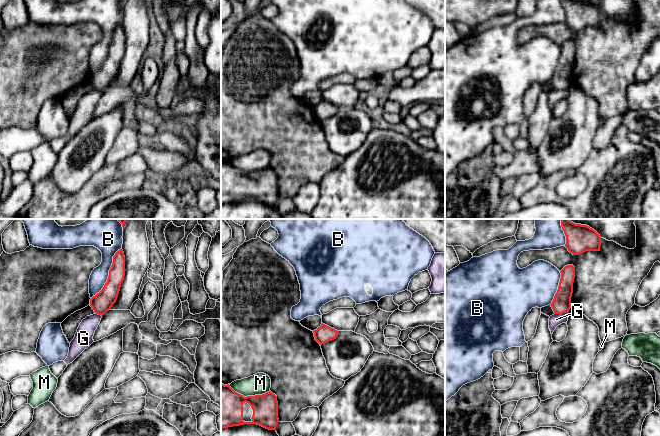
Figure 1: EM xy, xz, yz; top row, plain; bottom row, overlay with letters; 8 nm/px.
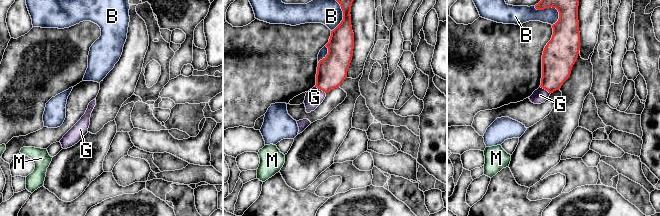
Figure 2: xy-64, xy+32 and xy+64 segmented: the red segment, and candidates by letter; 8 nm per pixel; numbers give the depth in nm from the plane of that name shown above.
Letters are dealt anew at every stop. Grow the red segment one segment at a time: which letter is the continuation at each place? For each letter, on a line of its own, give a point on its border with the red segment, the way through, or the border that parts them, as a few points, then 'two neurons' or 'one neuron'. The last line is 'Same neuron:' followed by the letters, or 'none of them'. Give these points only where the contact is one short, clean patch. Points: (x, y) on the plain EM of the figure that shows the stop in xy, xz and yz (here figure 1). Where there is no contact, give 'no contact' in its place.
B: xy (109, 49) | two neurons
G: yz (561, 89) | along yz (567, 88), (555, 90) | two neurons
M: xz (249, 172) | two neurons
Same neuron: none of them

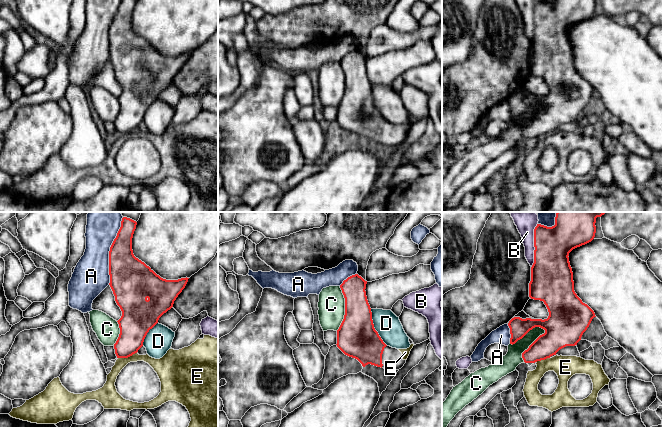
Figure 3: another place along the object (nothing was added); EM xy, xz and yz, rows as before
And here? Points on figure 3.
A: xy (109, 30) | two neurons
B: yz (534, 22) | two neurons
C: yz (531, 120) | two neurons
D: xz (373, 103) | two neurons
E: xy (127, 133) | one neuron
Same neuron: E

